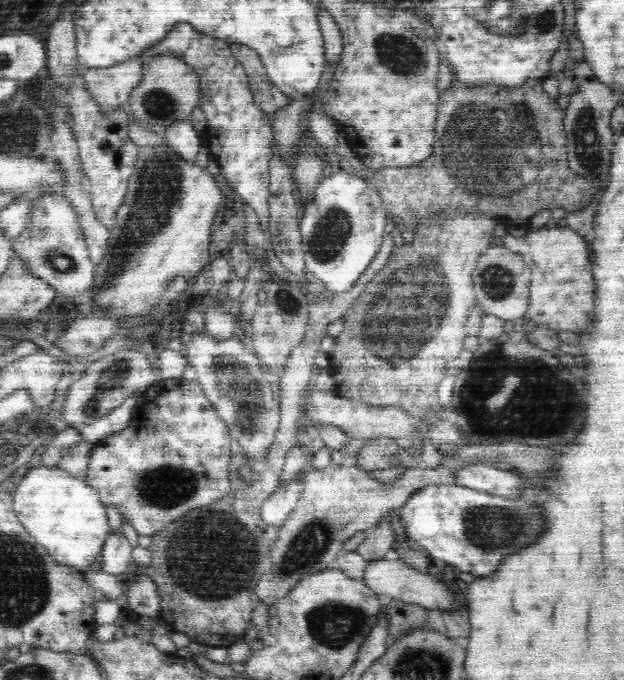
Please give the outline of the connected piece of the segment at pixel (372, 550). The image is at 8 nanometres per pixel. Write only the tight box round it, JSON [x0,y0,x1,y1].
[356,518,396,561]

